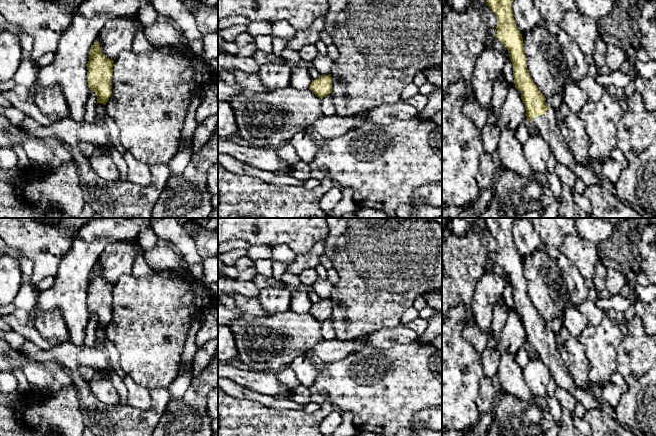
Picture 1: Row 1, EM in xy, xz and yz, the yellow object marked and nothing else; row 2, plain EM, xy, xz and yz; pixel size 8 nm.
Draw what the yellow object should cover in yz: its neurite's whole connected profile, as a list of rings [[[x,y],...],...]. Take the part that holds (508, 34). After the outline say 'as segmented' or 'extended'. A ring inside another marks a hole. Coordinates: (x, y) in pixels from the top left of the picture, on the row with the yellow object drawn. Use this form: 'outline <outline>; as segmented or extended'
outline [[[486,0],[486,3],[497,17],[496,38],[510,54],[515,88],[521,92],[527,120],[539,130],[541,137],[549,144],[551,155],[557,162],[568,166],[586,186],[592,184],[603,186],[589,166],[581,165],[575,160],[559,127],[562,119],[546,105],[545,96],[529,75],[522,34],[513,17],[513,0]]]; extended

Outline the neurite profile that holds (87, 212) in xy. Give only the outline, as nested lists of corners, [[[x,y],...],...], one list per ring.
[[[85,204],[78,218],[103,218],[103,217],[100,214],[96,213],[89,205]]]

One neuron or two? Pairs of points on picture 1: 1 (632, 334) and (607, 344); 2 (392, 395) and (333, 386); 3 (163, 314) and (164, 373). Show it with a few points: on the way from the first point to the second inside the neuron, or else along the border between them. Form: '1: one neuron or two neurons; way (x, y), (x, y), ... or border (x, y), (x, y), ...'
1: two neurons; border (627, 322), (616, 359)
2: one neuron; way (377, 388), (348, 386)
3: one neuron; way (162, 329), (162, 358)

